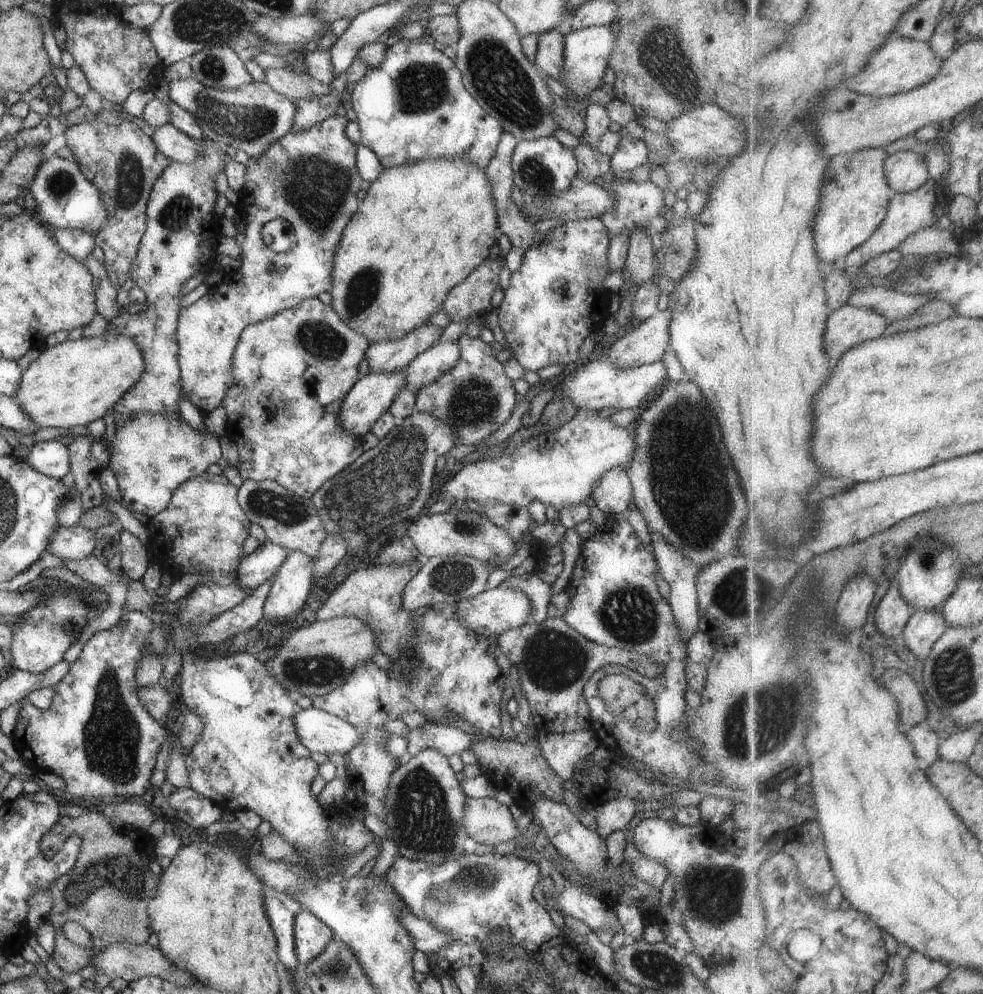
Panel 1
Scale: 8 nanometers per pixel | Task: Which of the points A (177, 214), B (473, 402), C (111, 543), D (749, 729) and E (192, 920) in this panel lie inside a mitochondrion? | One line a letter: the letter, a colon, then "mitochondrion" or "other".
A: mitochondrion
B: mitochondrion
C: other
D: mitochondrion
E: other

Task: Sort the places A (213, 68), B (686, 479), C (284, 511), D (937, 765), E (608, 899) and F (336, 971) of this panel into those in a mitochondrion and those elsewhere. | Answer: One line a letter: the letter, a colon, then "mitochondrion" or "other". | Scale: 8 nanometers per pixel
A: mitochondrion
B: mitochondrion
C: mitochondrion
D: other
E: other
F: mitochondrion

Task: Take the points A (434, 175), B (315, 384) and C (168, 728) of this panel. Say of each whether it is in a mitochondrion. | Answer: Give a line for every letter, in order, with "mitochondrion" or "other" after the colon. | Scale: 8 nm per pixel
A: other
B: mitochondrion
C: other

